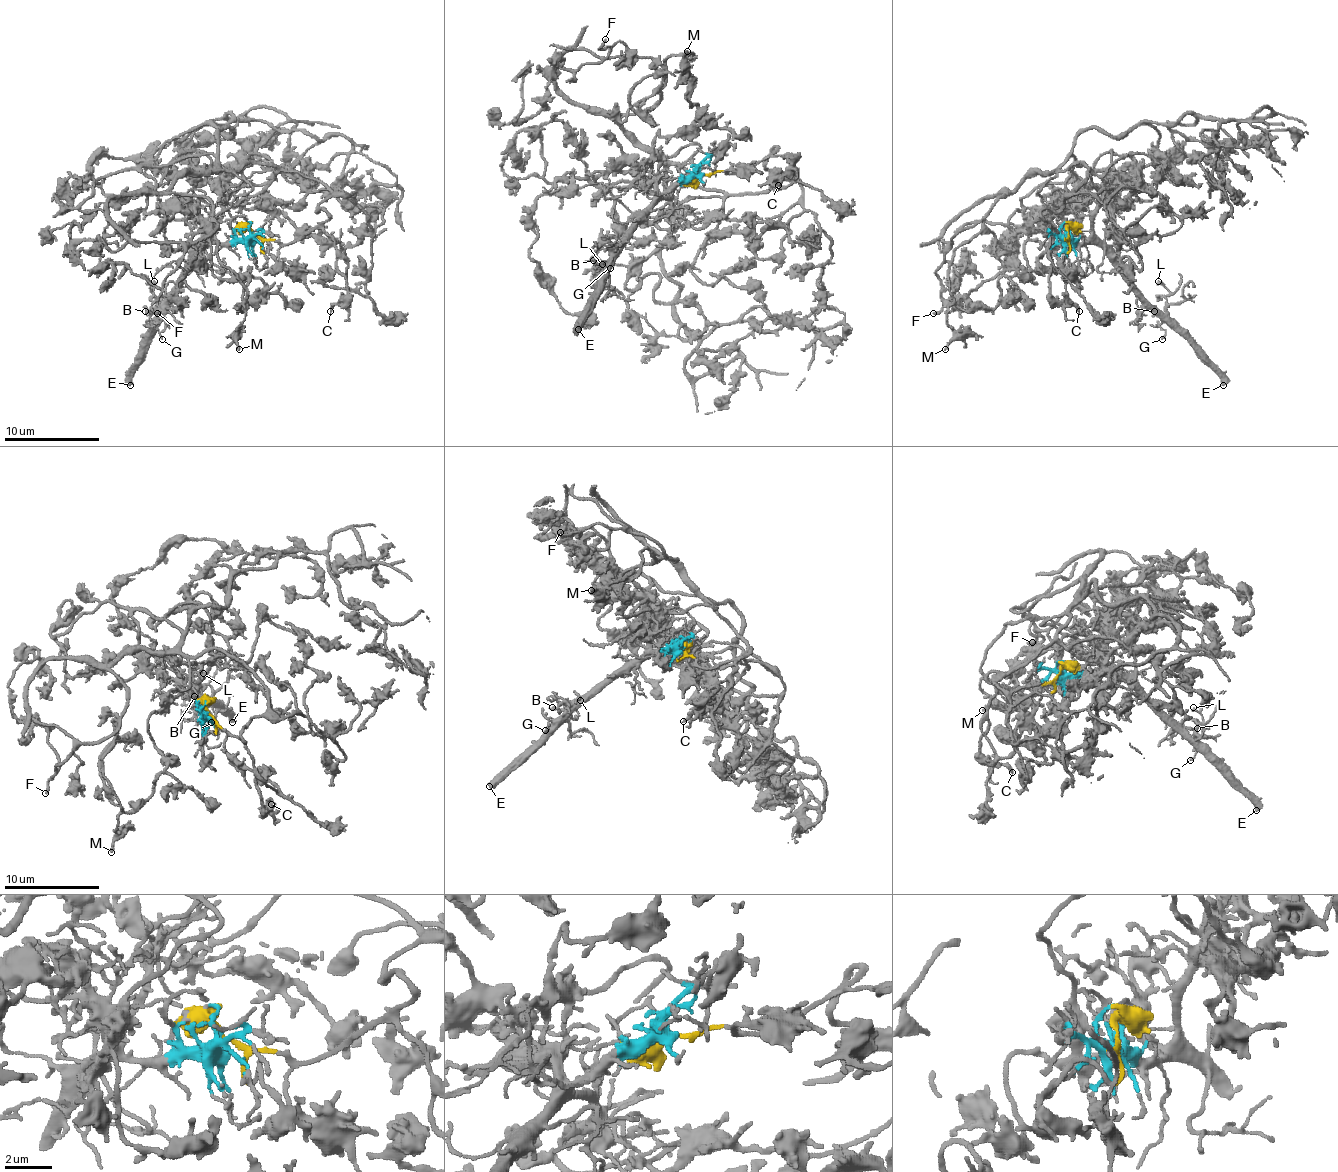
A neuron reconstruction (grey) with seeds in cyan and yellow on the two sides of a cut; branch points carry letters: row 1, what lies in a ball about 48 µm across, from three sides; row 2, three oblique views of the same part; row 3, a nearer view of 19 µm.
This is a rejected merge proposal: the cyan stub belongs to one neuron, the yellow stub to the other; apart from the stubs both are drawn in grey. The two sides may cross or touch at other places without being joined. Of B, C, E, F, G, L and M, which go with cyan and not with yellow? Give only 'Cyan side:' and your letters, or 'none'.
Cyan side: B, E, G, L

